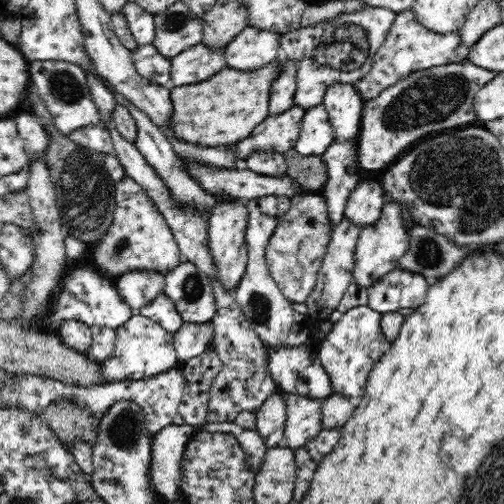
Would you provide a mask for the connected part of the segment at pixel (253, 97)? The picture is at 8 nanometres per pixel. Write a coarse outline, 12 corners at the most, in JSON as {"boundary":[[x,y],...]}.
{"boundary":[[276,58],[171,86],[170,131],[212,147],[269,115]]}

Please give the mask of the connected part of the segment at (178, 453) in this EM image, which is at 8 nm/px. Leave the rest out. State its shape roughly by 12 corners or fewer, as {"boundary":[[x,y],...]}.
{"boundary":[[172,423],[152,436],[149,477],[181,500],[186,444],[197,428]]}

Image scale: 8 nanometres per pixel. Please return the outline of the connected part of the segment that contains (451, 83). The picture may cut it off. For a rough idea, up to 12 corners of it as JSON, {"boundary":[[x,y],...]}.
{"boundary":[[414,71],[364,101],[359,168],[383,171],[447,130],[495,71]]}

